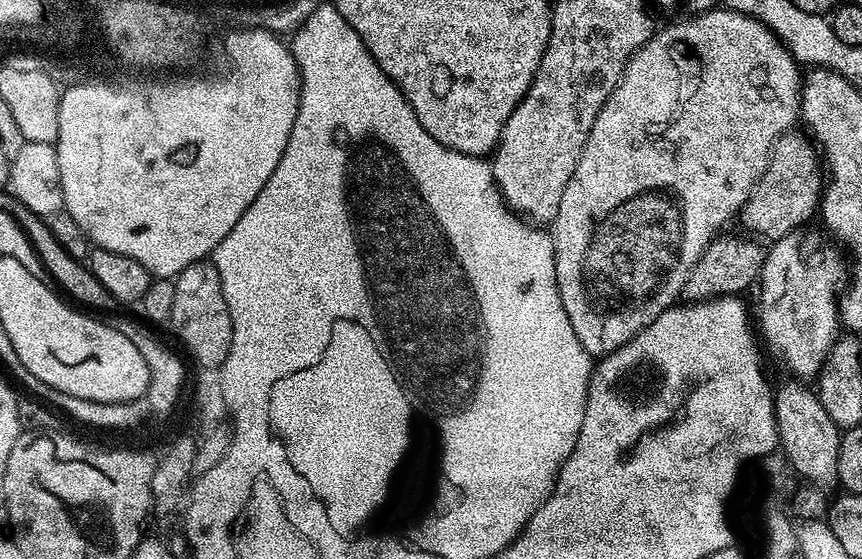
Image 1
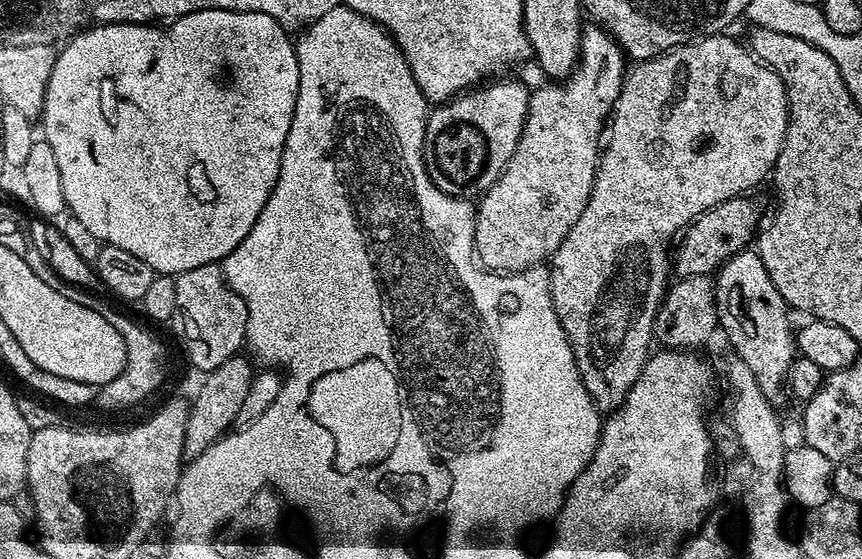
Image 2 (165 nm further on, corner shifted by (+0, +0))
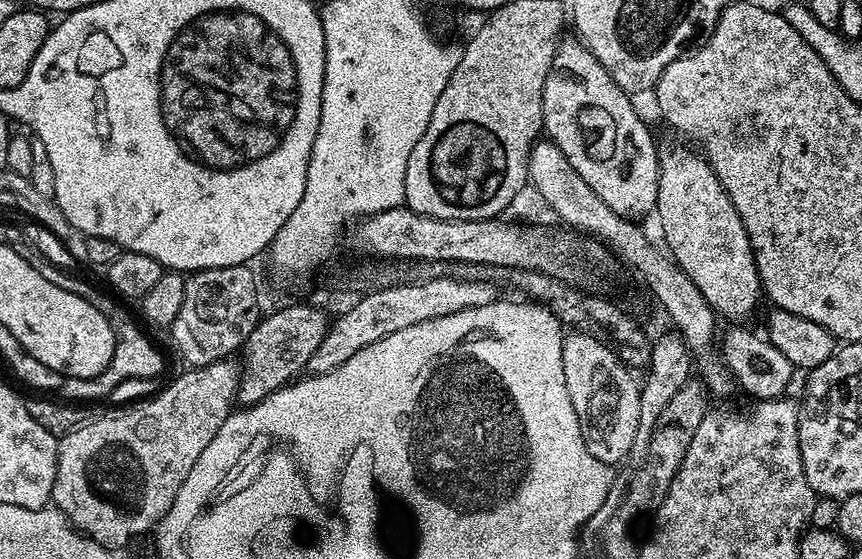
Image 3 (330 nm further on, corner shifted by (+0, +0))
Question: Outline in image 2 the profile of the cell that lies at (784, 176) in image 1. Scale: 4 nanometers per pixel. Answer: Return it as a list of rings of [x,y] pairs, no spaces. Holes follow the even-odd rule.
[[[748,194],[730,198],[714,206],[709,212],[702,213],[684,229],[674,252],[674,272],[677,277],[712,276],[730,258],[745,251],[751,245],[748,244],[751,240],[753,243],[757,239],[762,219],[760,220],[760,208],[752,198]]]

